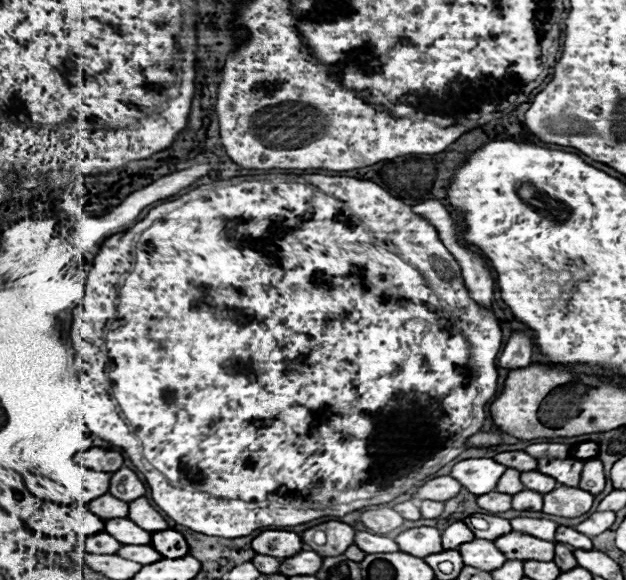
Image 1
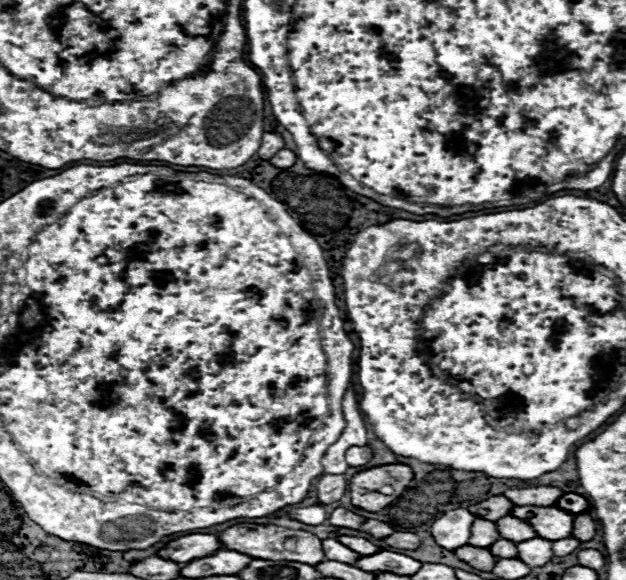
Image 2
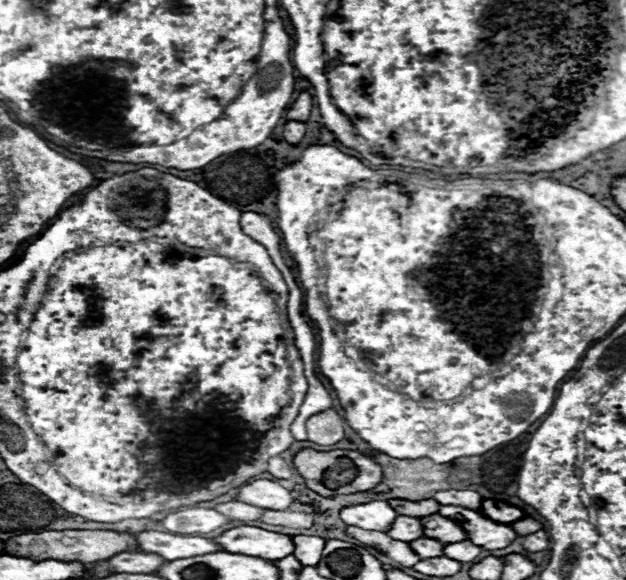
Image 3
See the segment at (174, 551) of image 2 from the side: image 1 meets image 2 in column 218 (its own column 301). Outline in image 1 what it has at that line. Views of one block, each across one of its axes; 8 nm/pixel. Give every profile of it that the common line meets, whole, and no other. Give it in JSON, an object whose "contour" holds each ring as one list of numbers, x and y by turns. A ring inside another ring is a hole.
{"contour":[[264,530,262,534,258,534,252,540,252,548,256,552,264,552,268,556,280,556,288,558,296,552,300,552,304,546,300,542,300,536,294,532,286,532,286,530]]}

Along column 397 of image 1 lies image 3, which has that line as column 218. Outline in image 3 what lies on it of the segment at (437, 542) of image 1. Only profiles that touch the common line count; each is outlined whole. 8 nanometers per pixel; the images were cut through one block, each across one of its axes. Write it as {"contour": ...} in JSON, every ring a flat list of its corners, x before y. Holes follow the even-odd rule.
{"contour":[[240,526,226,530,216,542,222,544,224,550,246,554,246,556,260,556,266,560,282,560,294,552,292,536,268,532,256,526]]}

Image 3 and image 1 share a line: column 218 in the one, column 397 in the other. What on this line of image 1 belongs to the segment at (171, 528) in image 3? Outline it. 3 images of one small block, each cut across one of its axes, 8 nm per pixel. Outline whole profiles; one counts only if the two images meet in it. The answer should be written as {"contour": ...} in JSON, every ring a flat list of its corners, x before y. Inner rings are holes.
{"contour":[[376,508,376,510,366,510,362,512,360,516,362,524,374,532,380,532,380,534,386,534,386,532,392,532,394,528,402,526,404,518,392,510,392,508]]}

